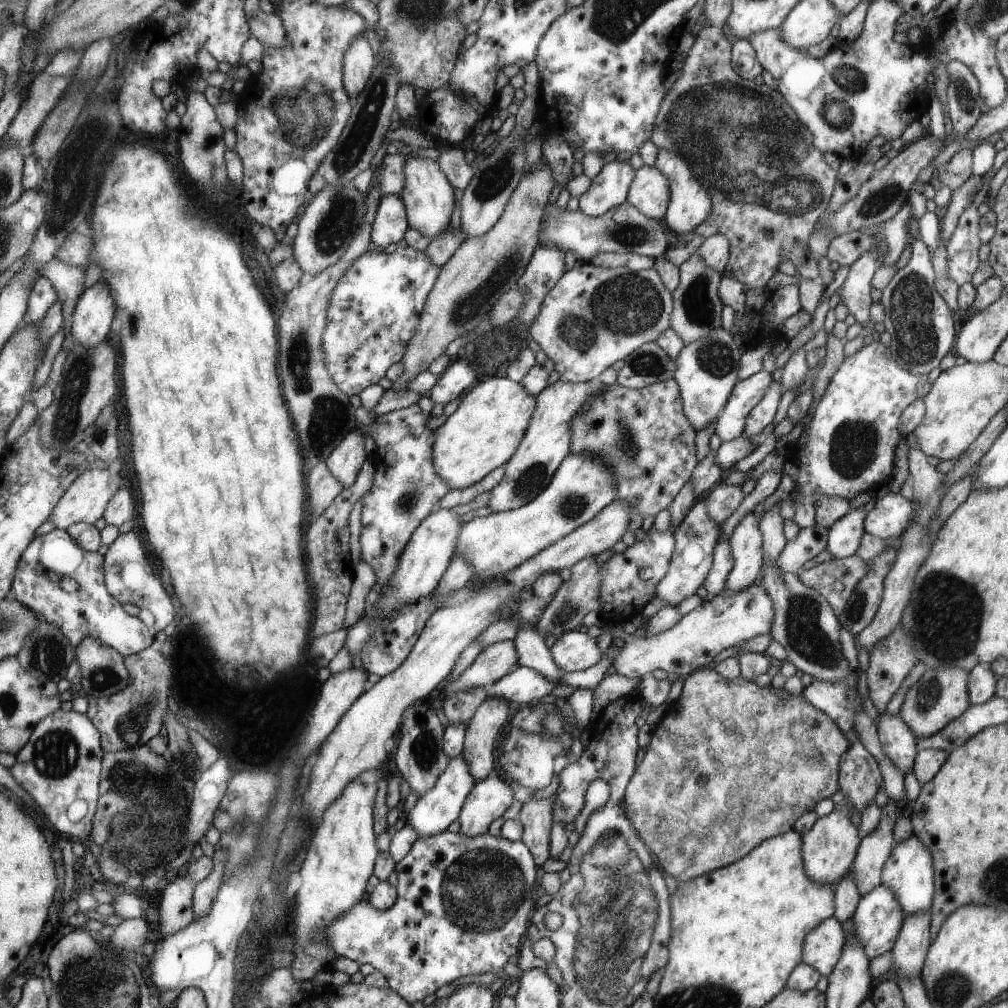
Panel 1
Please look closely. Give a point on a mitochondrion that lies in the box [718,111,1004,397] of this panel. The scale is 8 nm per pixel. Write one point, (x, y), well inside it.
(913, 300)

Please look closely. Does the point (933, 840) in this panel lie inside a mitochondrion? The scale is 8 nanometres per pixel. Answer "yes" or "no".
no

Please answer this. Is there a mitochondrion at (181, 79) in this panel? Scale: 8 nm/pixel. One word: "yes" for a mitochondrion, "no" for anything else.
no

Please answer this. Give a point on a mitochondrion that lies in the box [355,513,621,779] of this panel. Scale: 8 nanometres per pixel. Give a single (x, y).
(569, 609)

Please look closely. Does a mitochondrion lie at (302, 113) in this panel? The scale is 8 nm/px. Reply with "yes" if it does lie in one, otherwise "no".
yes

